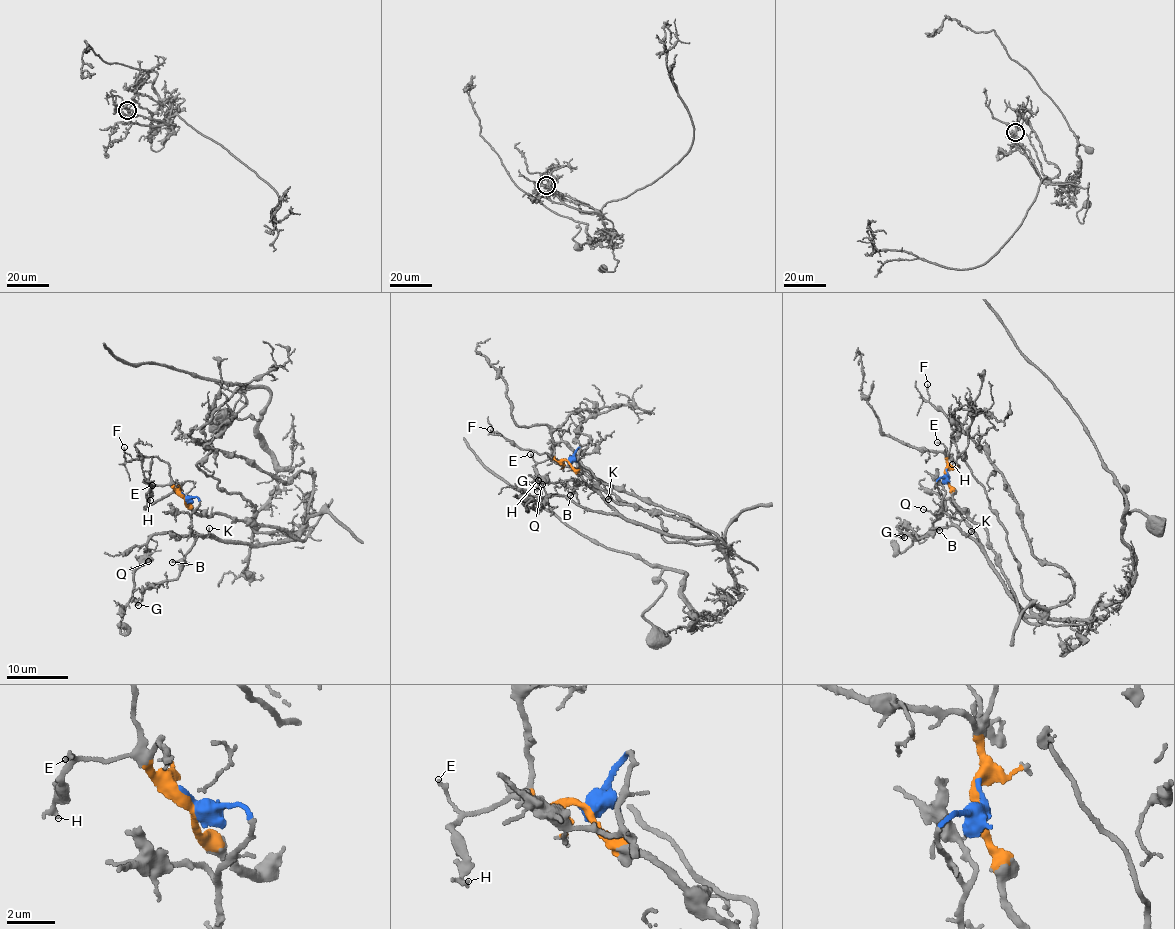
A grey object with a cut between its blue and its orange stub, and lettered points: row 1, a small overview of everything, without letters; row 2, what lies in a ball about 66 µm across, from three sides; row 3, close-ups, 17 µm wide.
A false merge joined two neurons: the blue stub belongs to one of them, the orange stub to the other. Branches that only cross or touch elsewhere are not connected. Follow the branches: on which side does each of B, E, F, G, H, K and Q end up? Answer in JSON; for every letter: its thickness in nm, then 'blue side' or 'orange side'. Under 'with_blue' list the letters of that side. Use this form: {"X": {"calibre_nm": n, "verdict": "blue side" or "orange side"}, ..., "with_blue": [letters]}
{"B": {"calibre_nm": 120, "verdict": "blue side"}, "E": {"calibre_nm": 130, "verdict": "orange side"}, "F": {"calibre_nm": 110, "verdict": "orange side"}, "G": {"calibre_nm": 150, "verdict": "blue side"}, "H": {"calibre_nm": 200, "verdict": "orange side"}, "K": {"calibre_nm": 110, "verdict": "blue side"}, "Q": {"calibre_nm": 120, "verdict": "blue side"}, "with_blue": ["B", "G", "K", "Q"]}

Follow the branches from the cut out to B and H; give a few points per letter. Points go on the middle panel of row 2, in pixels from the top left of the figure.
B: (568, 460), (580, 447), (577, 467), (590, 487), (579, 483), (571, 495)
H: (568, 460), (538, 462), (534, 466), (538, 480)

